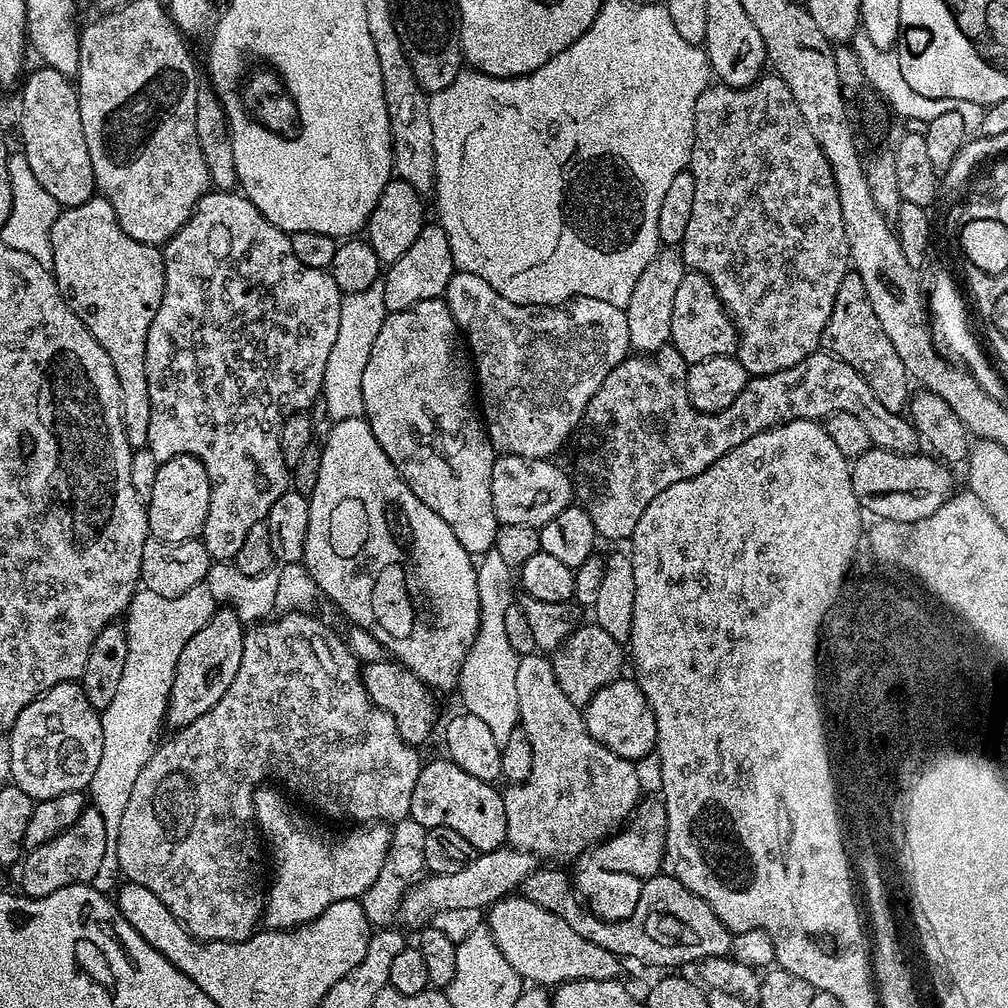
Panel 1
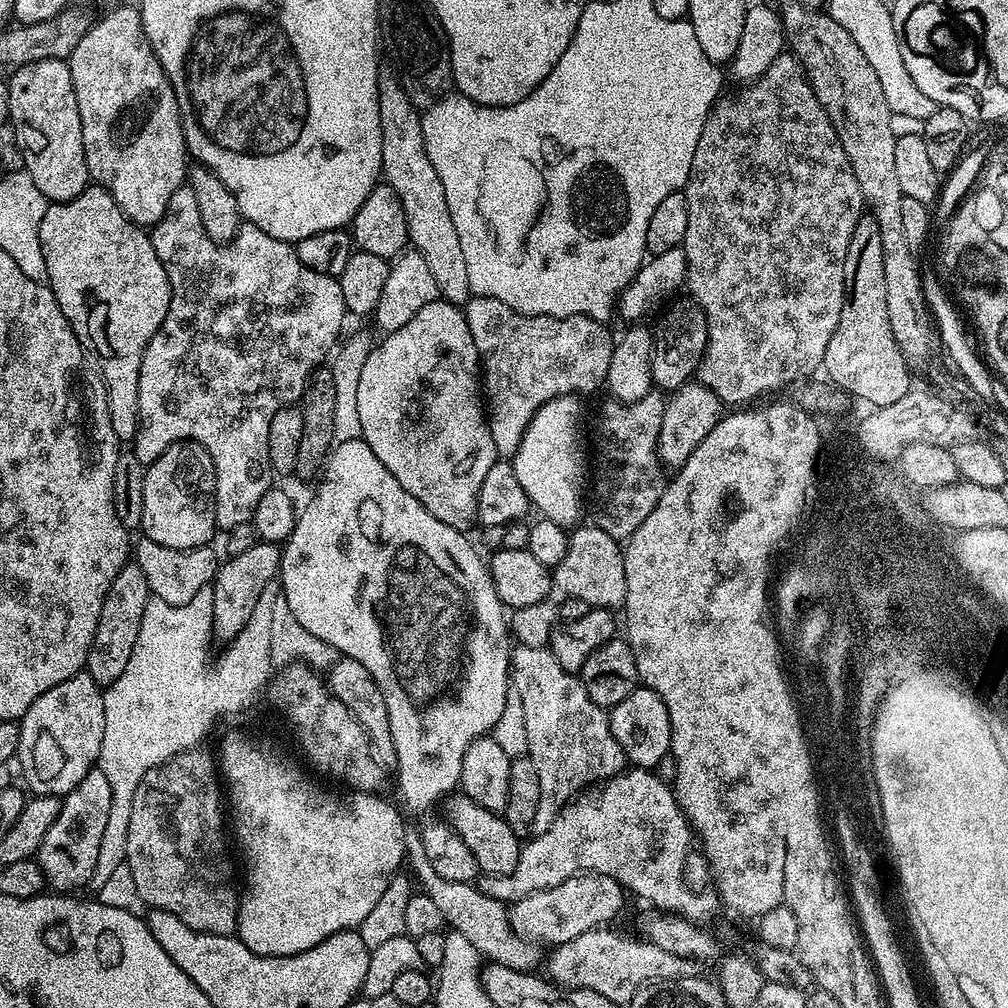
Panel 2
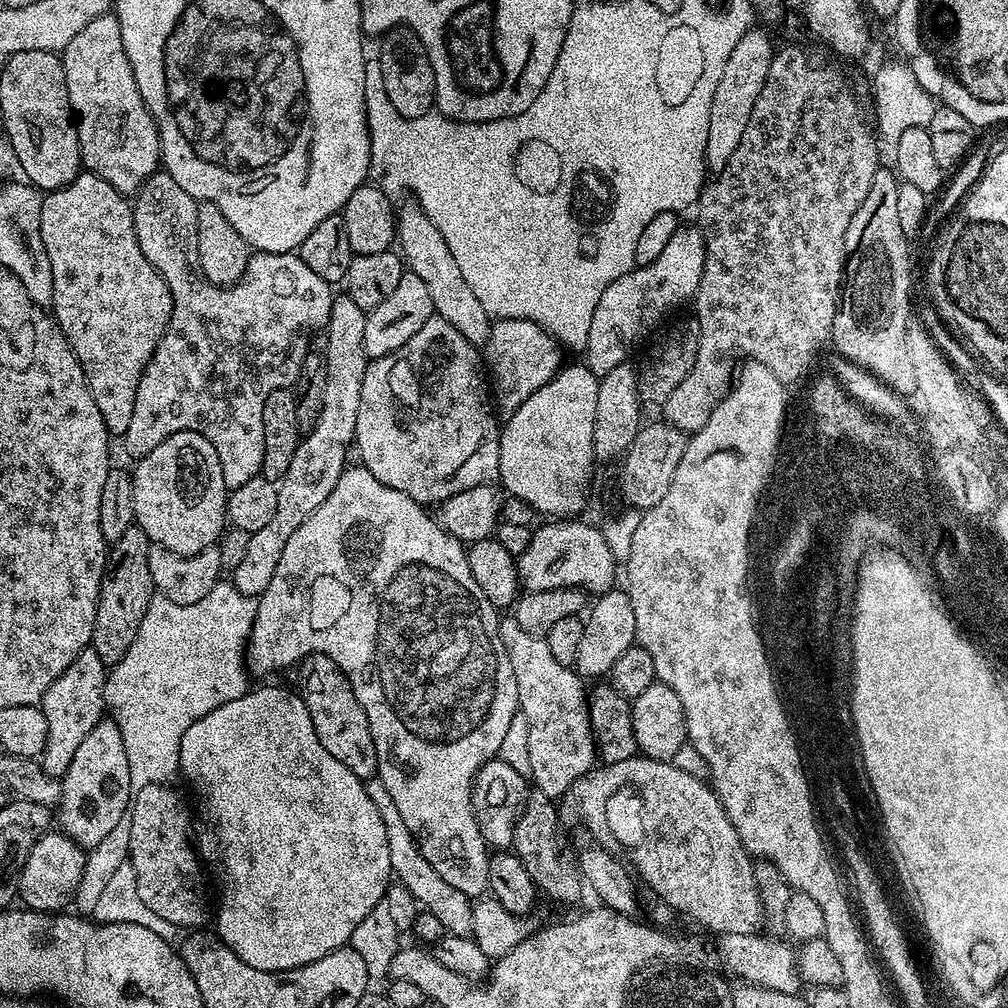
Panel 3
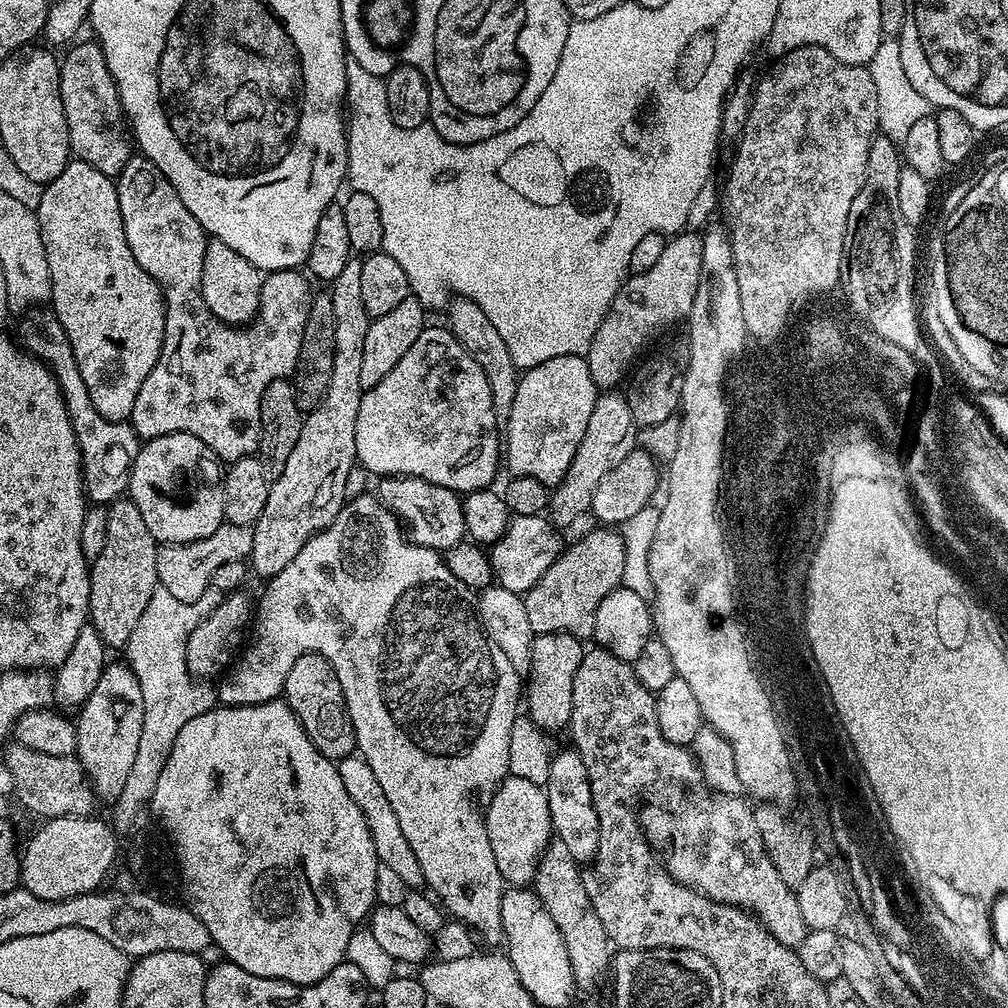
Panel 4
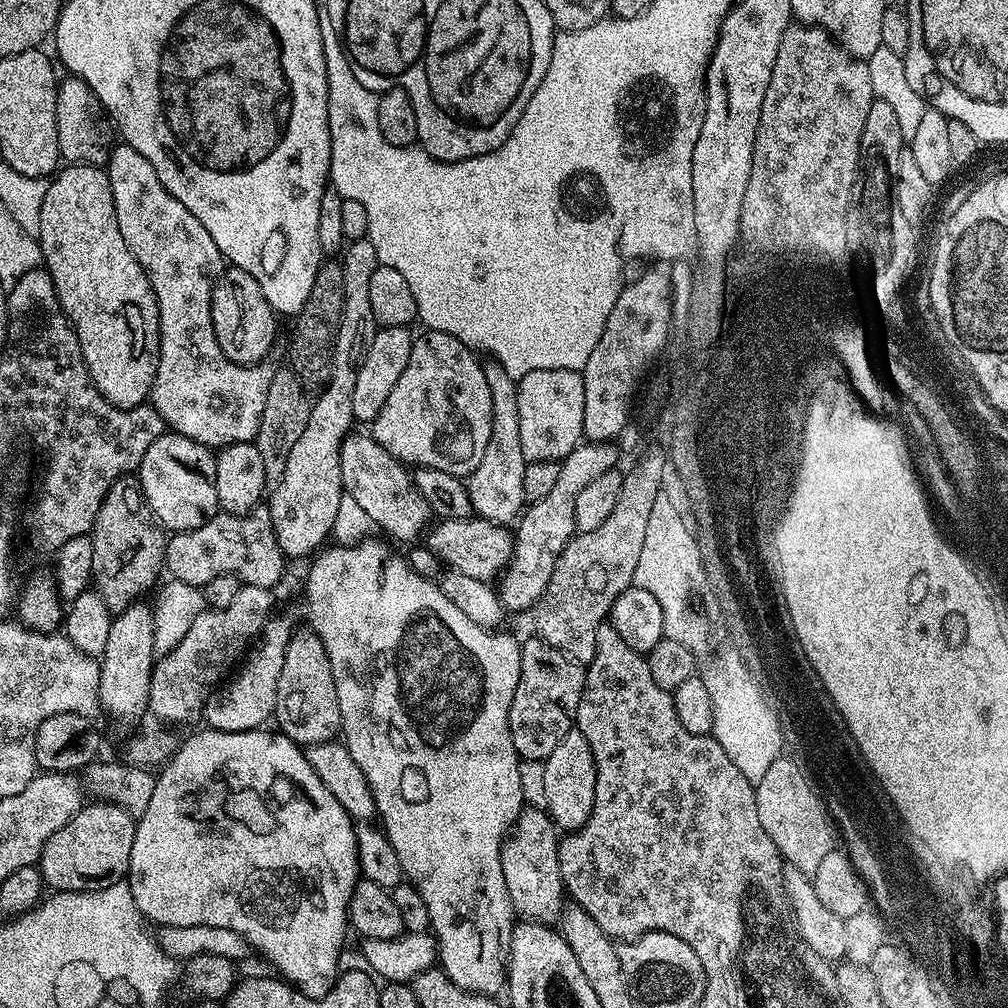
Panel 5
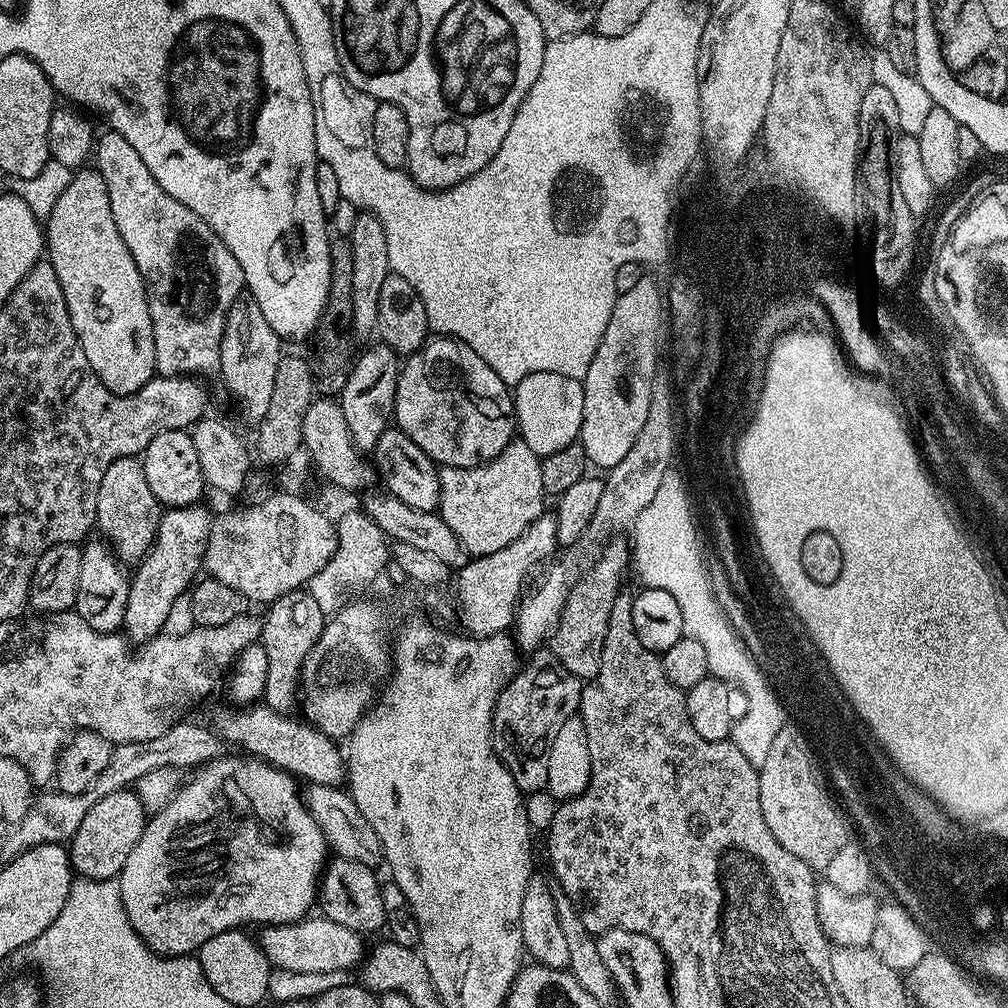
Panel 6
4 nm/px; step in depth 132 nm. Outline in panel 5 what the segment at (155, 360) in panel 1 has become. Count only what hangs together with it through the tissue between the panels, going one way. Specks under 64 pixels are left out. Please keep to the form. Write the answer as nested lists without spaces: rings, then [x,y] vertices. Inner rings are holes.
[[[123,142],[113,143],[112,152],[108,155],[106,171],[110,178],[110,190],[114,194],[114,210],[118,214],[118,230],[122,230],[122,238],[126,238],[126,246],[132,251],[144,273],[148,275],[148,281],[156,295],[156,305],[160,315],[160,361],[158,362],[156,377],[152,383],[150,397],[152,407],[157,408],[159,416],[163,418],[165,425],[171,431],[214,450],[232,443],[252,442],[256,437],[258,426],[261,424],[263,407],[266,406],[267,391],[270,388],[270,380],[273,378],[276,368],[269,361],[261,361],[259,364],[235,364],[230,362],[230,358],[226,358],[226,354],[222,354],[222,350],[218,346],[218,338],[214,334],[214,326],[212,325],[212,291],[216,285],[216,279],[220,277],[221,272],[226,267],[224,255],[220,253],[218,246],[214,246],[214,238],[210,238],[206,226],[202,226],[202,222],[198,222],[198,218],[194,218],[194,214],[190,214],[190,210],[186,210],[186,206],[182,206],[182,202],[178,202],[178,198],[171,196],[166,190],[166,186],[162,186],[162,182],[154,174],[154,166],[150,166],[150,162],[146,162],[146,158],[142,158],[142,154],[138,154],[138,150],[134,150],[134,146]]]

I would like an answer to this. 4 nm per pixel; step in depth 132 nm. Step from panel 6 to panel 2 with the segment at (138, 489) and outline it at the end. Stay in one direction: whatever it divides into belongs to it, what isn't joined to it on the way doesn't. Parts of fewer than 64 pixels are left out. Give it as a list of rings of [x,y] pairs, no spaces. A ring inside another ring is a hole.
[[[135,562],[124,564],[122,570],[118,570],[118,578],[110,582],[110,590],[106,590],[102,614],[98,614],[98,626],[94,630],[94,638],[88,651],[86,670],[101,690],[107,690],[111,684],[118,682],[122,670],[126,670],[126,665],[130,662],[130,653],[134,651],[134,642],[138,638],[138,630],[142,626],[142,614],[146,614],[149,599],[150,593],[142,570]]]

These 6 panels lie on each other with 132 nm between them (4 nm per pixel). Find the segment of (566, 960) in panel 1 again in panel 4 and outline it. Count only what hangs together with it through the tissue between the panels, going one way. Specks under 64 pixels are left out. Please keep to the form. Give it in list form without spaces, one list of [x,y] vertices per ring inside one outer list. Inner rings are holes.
[[[353,754],[339,761],[338,767],[342,774],[342,786],[346,786],[350,798],[354,798],[358,810],[362,810],[366,824],[370,826],[370,836],[374,838],[374,850],[381,865],[397,873],[408,890],[423,889],[425,882],[422,866],[418,866],[418,858],[414,858],[414,849],[410,847],[410,842],[406,842],[406,834],[402,834],[402,825],[398,822],[398,818],[394,818],[394,809],[390,807],[390,802],[386,802],[386,794],[382,791],[382,786],[378,786],[374,770],[370,770],[364,757],[359,754]]]

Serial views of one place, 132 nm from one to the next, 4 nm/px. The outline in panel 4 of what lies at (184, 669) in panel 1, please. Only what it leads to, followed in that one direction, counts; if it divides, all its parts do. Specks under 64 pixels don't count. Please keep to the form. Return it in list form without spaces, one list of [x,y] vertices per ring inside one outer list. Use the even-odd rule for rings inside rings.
[[[362,259],[348,260],[342,274],[338,274],[338,278],[330,281],[330,291],[334,302],[334,374],[330,374],[330,386],[320,405],[305,415],[302,434],[298,434],[298,442],[286,462],[286,470],[282,470],[278,479],[271,481],[265,509],[252,528],[250,568],[255,575],[257,572],[258,575],[264,576],[263,578],[277,576],[291,560],[298,558],[298,550],[306,546],[311,536],[328,528],[330,522],[334,522],[341,506],[346,503],[344,491],[348,488],[348,475],[352,472],[352,464],[354,468],[357,463],[356,427],[362,395],[358,370],[362,366],[362,342],[366,342],[366,330],[370,323],[366,306],[362,302]]]

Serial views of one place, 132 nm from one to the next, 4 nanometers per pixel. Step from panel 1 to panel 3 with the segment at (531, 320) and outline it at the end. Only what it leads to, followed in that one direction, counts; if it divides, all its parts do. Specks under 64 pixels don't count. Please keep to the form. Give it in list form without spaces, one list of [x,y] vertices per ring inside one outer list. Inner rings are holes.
[[[496,320],[492,325],[488,341],[482,346],[482,360],[486,365],[487,375],[490,377],[490,392],[494,397],[494,408],[501,417],[507,418],[534,394],[534,390],[542,390],[546,382],[550,382],[559,373],[562,367],[560,361],[562,345],[555,336],[552,336],[542,326],[529,320]]]

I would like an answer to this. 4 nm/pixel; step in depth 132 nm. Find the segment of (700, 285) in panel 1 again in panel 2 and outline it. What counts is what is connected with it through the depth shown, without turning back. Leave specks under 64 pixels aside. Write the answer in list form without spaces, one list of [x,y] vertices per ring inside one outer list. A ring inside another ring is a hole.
[[[691,298],[680,299],[673,299],[663,309],[663,312],[665,311],[664,317],[657,324],[654,324],[652,383],[660,390],[665,390],[664,388],[675,390],[681,388],[683,384],[689,383],[697,375],[708,345],[706,314],[695,300]]]

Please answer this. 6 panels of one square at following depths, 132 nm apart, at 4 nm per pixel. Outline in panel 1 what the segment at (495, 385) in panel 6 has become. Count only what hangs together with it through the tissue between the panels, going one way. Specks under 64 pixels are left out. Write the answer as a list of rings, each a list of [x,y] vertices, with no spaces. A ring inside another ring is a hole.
[[[443,299],[423,300],[401,312],[388,313],[362,374],[362,402],[363,419],[374,430],[378,446],[386,450],[386,458],[394,462],[394,470],[398,470],[406,486],[454,530],[454,538],[462,542],[467,552],[493,551],[498,521],[490,492],[490,474],[498,453],[490,442],[478,407],[478,388],[465,341]]]

